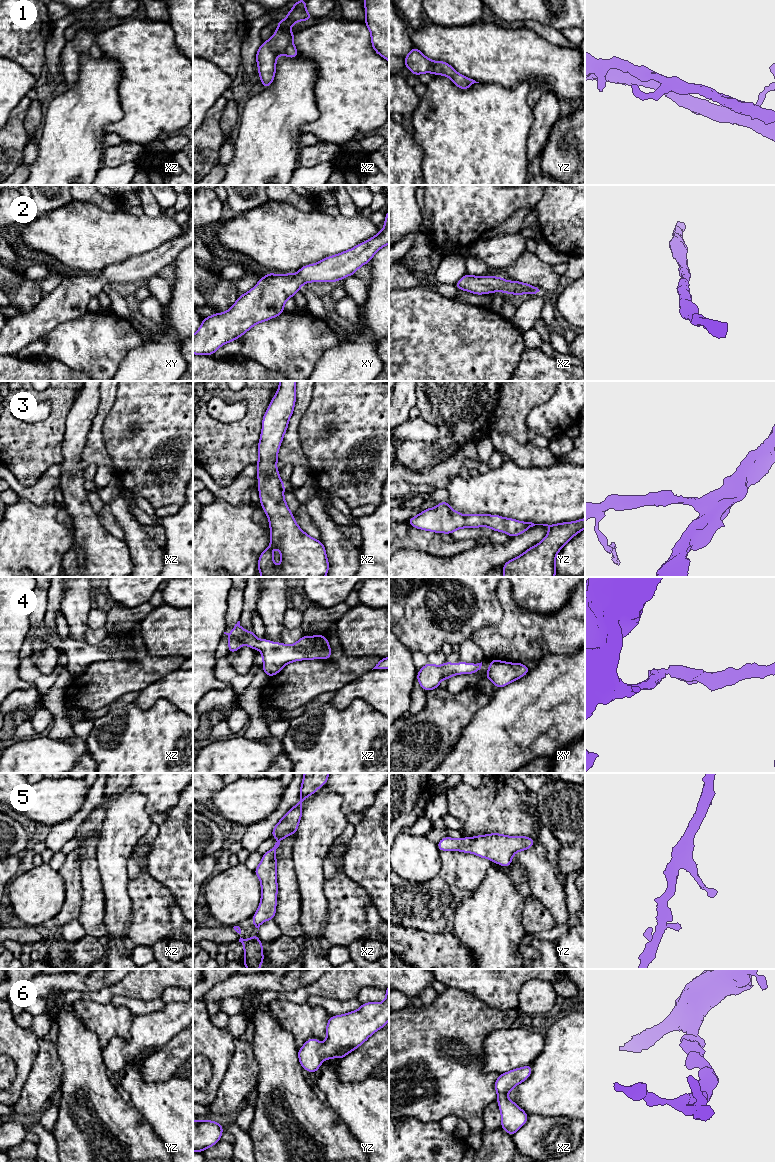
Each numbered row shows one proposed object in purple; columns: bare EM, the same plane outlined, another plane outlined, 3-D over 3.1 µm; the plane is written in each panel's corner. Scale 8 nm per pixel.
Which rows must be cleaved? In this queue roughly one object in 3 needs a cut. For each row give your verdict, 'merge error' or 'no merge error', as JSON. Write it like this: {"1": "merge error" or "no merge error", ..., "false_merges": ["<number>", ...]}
{"1": "no merge error", "2": "no merge error", "3": "no merge error", "4": "no merge error", "5": "no merge error", "6": "no merge error", "false_merges": []}

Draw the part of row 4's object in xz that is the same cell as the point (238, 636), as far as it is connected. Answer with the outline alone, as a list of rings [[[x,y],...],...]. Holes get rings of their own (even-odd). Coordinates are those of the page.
[[[240,621],[235,624],[231,633],[224,632],[224,634],[228,636],[229,653],[240,650],[240,646],[242,644],[249,646],[253,650],[259,649],[261,651],[261,657],[263,658],[262,669],[269,677],[278,674],[284,666],[291,662],[309,659],[325,660],[329,659],[332,656],[329,642],[324,635],[303,636],[295,644],[286,645],[283,642],[272,642],[264,638],[257,639],[253,631],[246,631],[241,627]]]

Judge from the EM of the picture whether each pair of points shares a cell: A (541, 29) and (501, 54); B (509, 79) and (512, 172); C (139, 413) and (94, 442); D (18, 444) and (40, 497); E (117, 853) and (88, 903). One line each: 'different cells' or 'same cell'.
A: different cells
B: different cells
C: different cells
D: different cells
E: different cells

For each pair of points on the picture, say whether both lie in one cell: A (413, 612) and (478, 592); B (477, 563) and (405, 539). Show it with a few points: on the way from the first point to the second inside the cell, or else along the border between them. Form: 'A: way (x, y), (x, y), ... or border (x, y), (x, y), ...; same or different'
A: way (428, 595), (446, 595), (451, 591), (461, 592); same
B: border (475, 545), (472, 548), (450, 556), (430, 555); different

